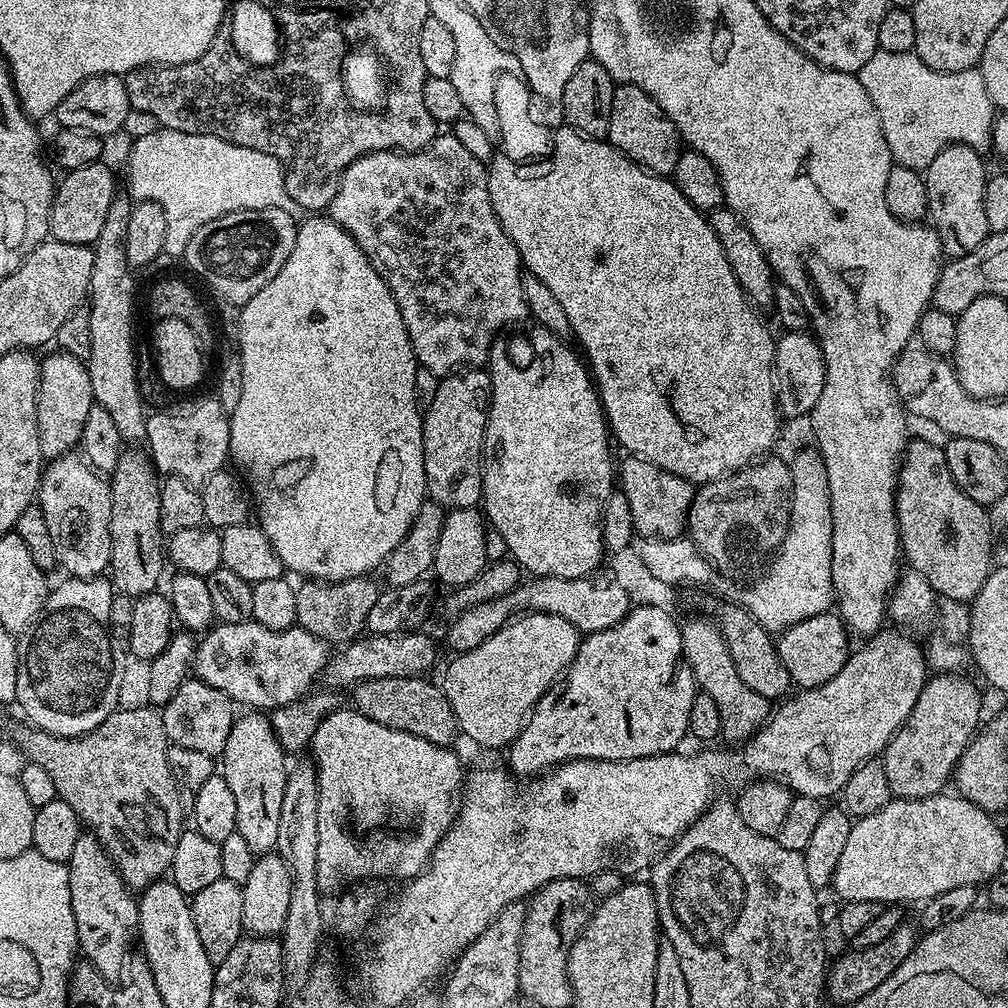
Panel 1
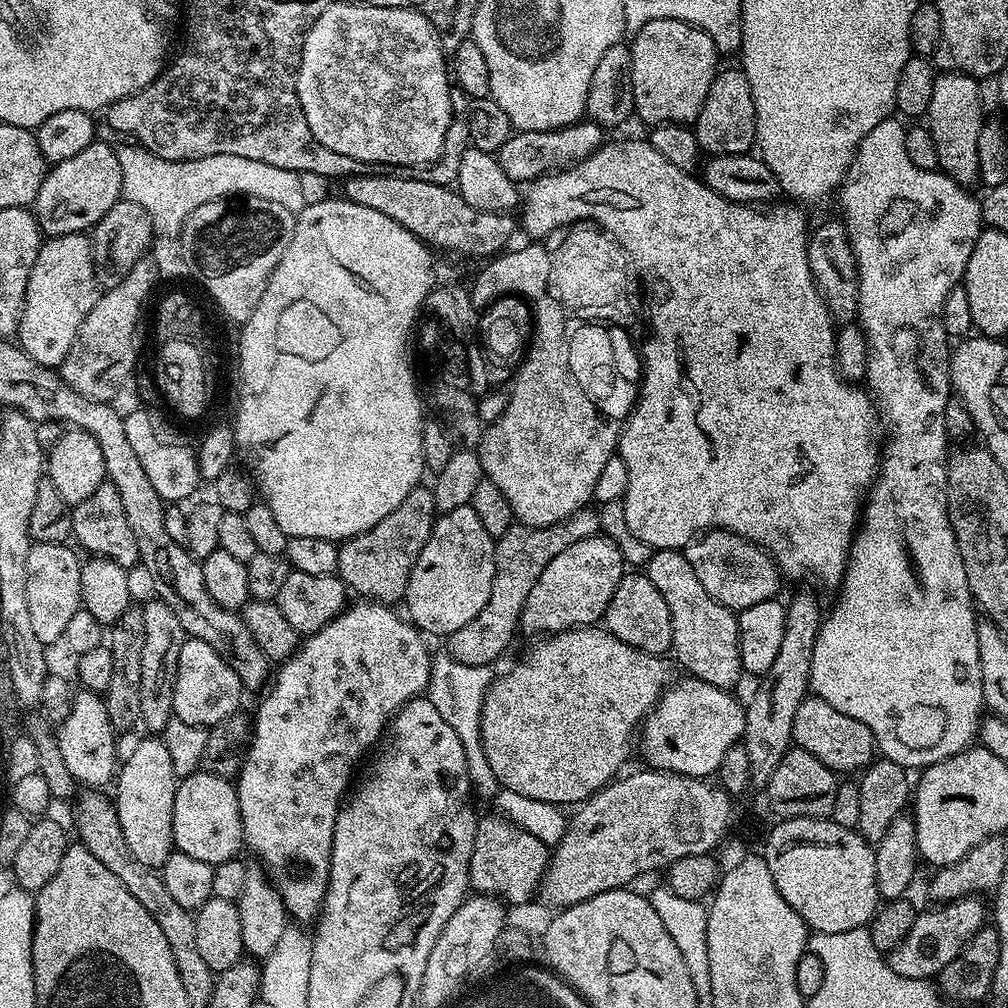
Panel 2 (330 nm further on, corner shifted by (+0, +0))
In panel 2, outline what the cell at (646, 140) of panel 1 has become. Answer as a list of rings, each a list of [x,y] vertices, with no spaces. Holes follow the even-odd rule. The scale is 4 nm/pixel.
[[[648,18],[645,21],[640,33],[630,40],[635,115],[640,115],[648,126],[691,125],[706,102],[717,67],[715,58],[718,53],[714,42],[691,24],[663,18]]]

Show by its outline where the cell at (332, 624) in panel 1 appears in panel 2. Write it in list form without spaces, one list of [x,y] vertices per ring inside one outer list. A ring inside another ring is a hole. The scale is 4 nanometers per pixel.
[[[418,486],[410,490],[410,494],[406,494],[399,506],[390,514],[386,514],[386,518],[382,518],[382,522],[362,534],[351,536],[339,545],[336,572],[340,579],[353,593],[361,592],[364,595],[361,597],[379,598],[384,602],[399,601],[408,585],[410,570],[422,546],[426,546],[430,538],[436,515],[436,503],[431,487]]]

